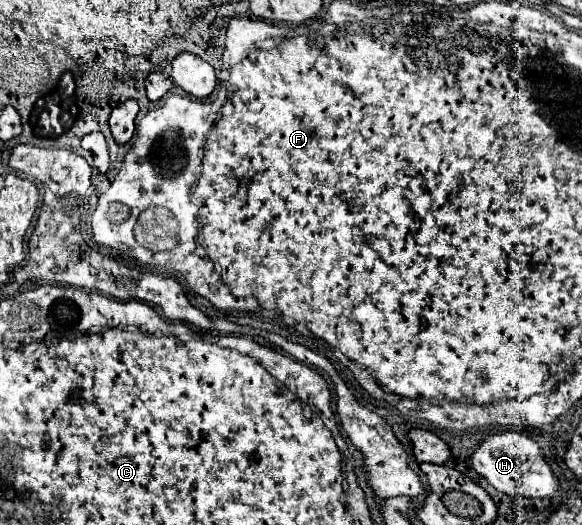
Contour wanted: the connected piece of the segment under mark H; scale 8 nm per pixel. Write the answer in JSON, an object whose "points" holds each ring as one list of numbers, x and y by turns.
{"points":[[516,430,486,436,470,454,470,466,498,492,508,496,520,494,528,498,546,498,558,490,558,478,552,476,552,470,546,464,540,446]]}

